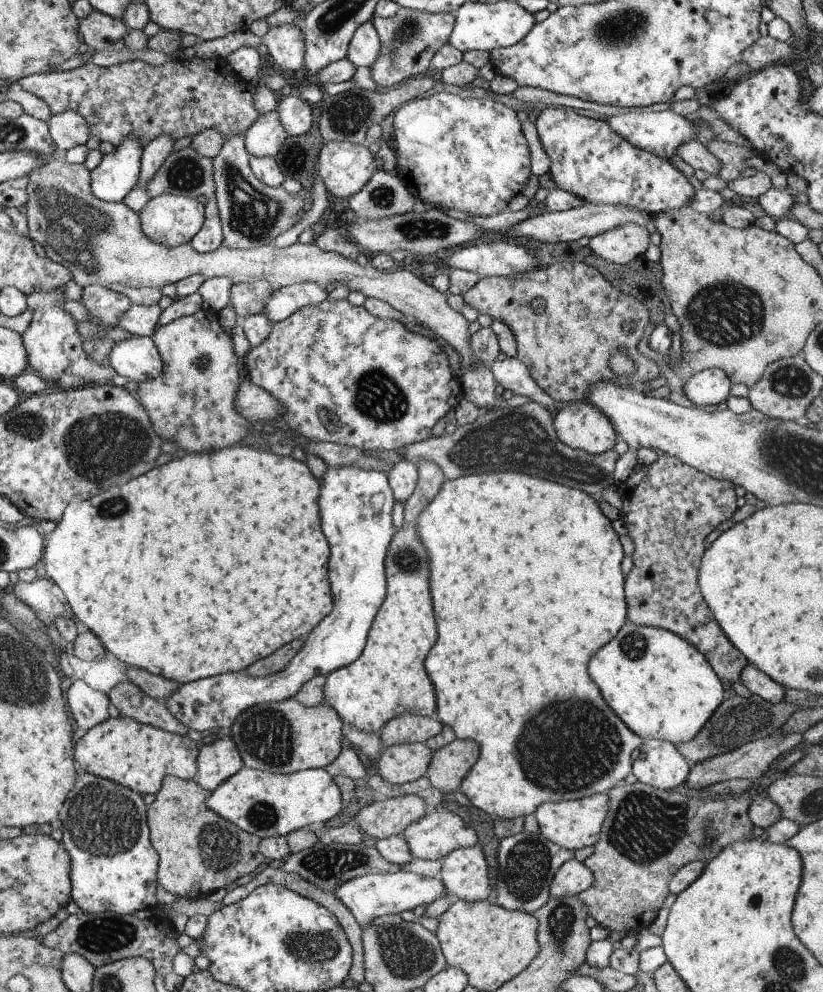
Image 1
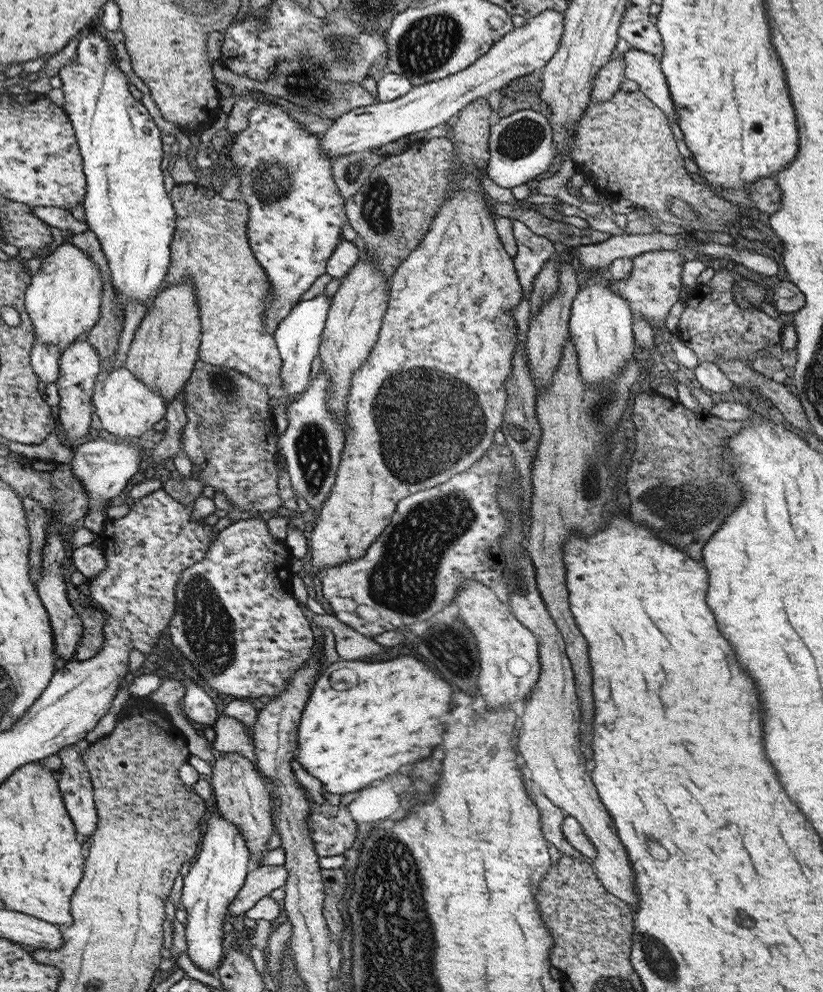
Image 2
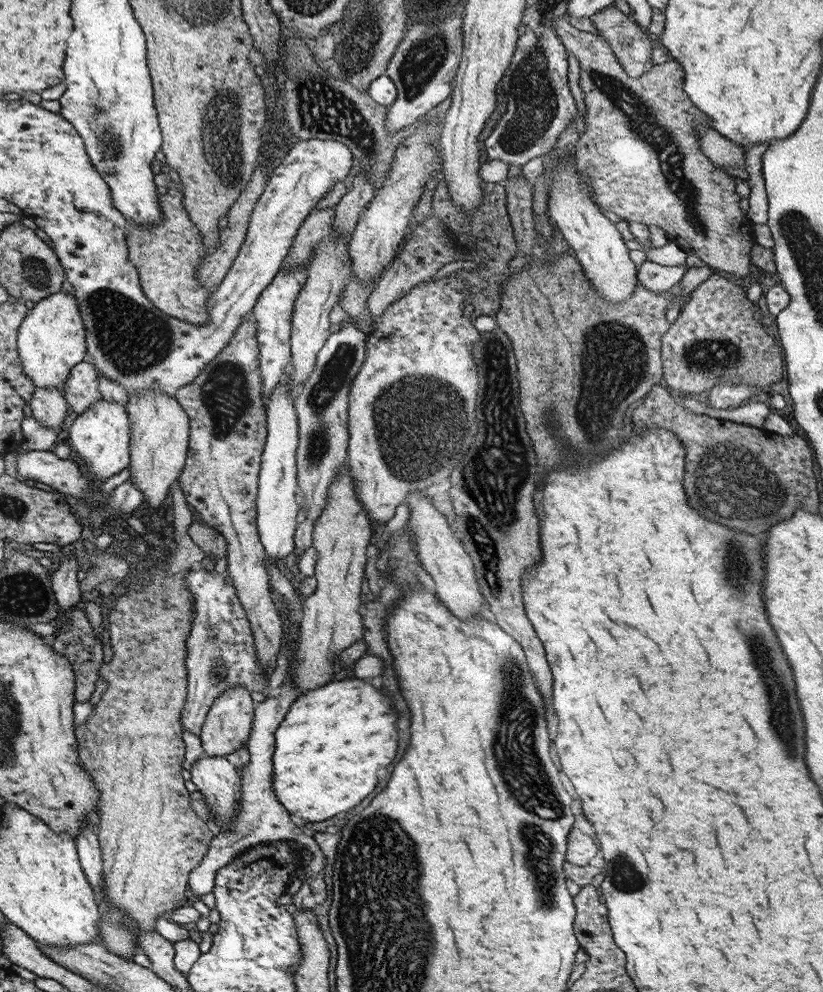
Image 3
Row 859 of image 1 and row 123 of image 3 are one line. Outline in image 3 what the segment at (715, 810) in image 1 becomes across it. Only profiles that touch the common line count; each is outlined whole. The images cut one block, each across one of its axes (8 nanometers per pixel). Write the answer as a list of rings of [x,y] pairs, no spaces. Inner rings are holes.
[[[566,19],[557,20],[553,22],[555,33],[558,40],[563,44],[567,53],[573,54],[577,58],[579,67],[579,79],[578,85],[583,92],[585,102],[585,118],[584,118],[584,131],[580,135],[577,146],[575,146],[575,169],[579,172],[579,175],[583,175],[583,183],[587,183],[591,187],[591,197],[593,201],[603,208],[603,210],[609,210],[619,216],[620,219],[628,221],[629,223],[641,223],[647,226],[655,226],[660,228],[667,234],[669,242],[675,243],[683,252],[697,256],[699,260],[702,260],[707,267],[717,268],[724,271],[726,274],[733,274],[737,281],[745,282],[746,276],[750,272],[751,260],[749,258],[749,252],[753,245],[752,230],[753,225],[749,223],[746,216],[743,215],[739,208],[740,197],[735,193],[735,178],[732,175],[726,174],[722,168],[717,164],[713,164],[713,161],[709,157],[703,155],[698,150],[699,147],[699,133],[695,131],[697,124],[703,124],[707,128],[711,128],[711,119],[707,118],[707,115],[703,115],[689,100],[689,97],[682,89],[683,84],[683,67],[677,63],[677,61],[665,61],[664,63],[653,65],[647,72],[644,72],[641,76],[630,77],[625,74],[621,63],[617,60],[617,57],[613,55],[611,47],[605,43],[600,36],[593,36],[593,34],[575,30],[572,28]]]

